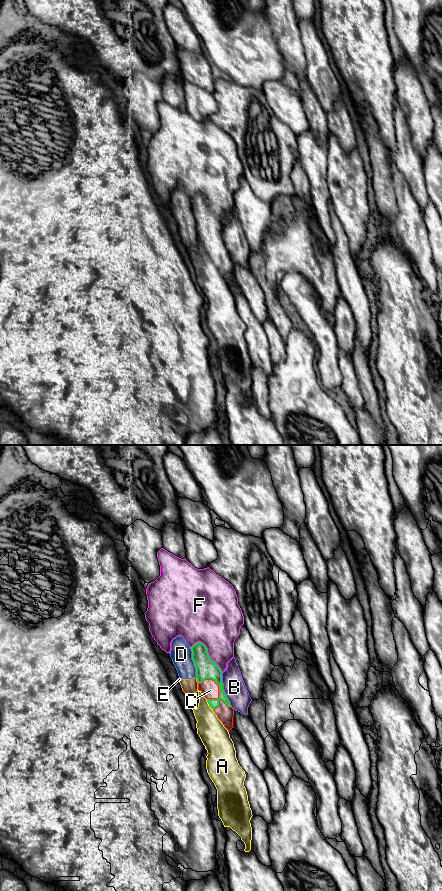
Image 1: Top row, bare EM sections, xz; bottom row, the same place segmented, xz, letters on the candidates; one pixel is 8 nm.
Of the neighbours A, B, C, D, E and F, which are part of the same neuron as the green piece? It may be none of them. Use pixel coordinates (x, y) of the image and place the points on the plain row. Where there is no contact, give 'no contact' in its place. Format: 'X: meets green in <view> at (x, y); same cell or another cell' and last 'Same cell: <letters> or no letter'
A: meets green in xz at (208, 255); another cell
B: meets green in xz at (223, 241); another cell
C: meets green in xz at (219, 240); same cell
D: meets green in xz at (193, 213); another cell
E: meets green in xz at (197, 232); another cell
F: meets green in xz at (206, 203); another cell
Same cell: C

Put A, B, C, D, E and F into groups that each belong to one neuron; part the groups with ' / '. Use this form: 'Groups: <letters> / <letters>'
Groups: A / B / C / D E / F

